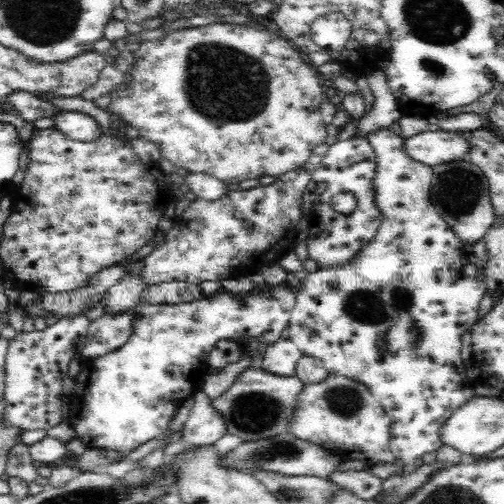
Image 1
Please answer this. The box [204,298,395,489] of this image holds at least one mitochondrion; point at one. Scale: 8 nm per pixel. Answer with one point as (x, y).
(255, 412)

